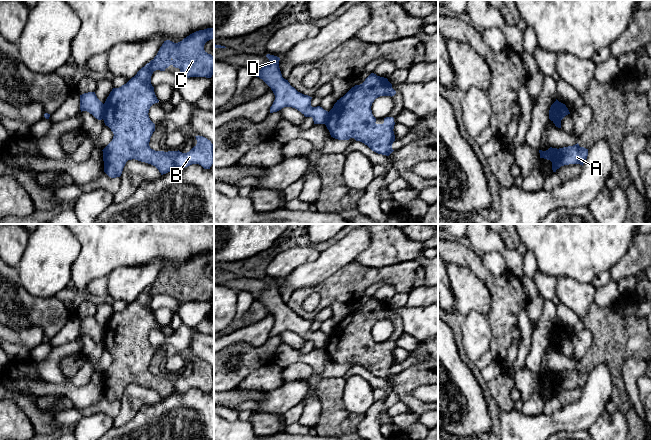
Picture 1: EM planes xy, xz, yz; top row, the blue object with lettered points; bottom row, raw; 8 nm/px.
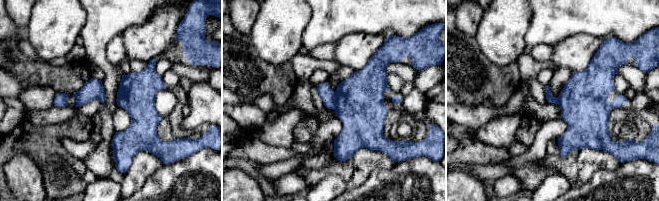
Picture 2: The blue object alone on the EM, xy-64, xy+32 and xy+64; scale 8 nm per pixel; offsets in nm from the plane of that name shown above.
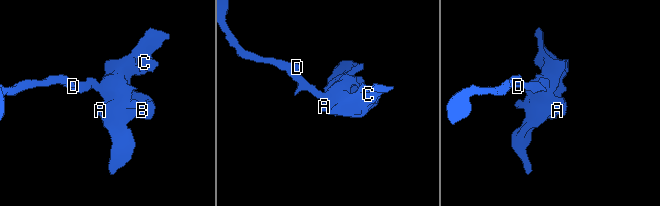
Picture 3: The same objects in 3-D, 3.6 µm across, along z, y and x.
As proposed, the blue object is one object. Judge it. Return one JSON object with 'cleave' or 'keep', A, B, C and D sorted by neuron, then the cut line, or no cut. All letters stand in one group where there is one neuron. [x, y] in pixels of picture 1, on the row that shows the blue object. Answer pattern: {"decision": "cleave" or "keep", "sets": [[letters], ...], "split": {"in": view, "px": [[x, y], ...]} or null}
{"decision": "cleave", "sets": [["A", "B", "C"], ["D"]], "split": {"in": "xy", "px": [[104, 104], [102, 118]]}}

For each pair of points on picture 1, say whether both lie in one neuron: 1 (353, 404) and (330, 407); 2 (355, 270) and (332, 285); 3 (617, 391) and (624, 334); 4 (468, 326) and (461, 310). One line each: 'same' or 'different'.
1: different
2: same
3: same
4: different

